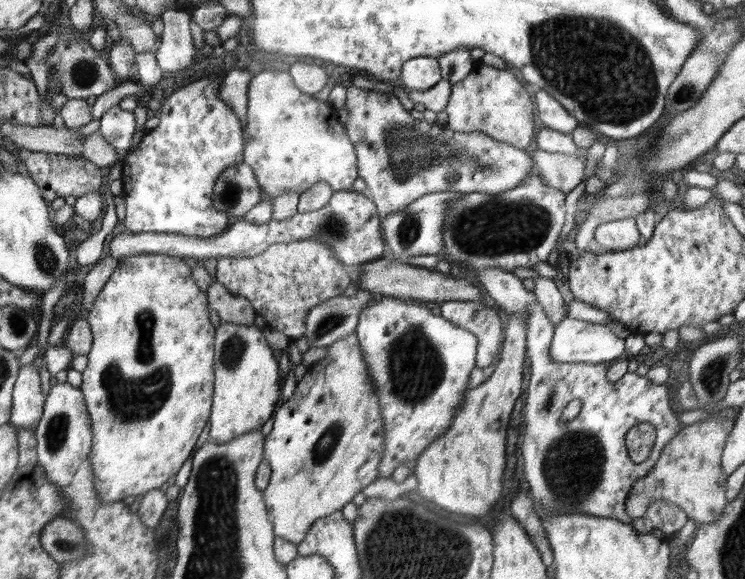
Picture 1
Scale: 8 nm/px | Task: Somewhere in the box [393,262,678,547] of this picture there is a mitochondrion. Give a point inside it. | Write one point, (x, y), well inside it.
(572, 465)

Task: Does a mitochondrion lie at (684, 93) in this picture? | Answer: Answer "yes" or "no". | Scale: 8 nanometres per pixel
yes

